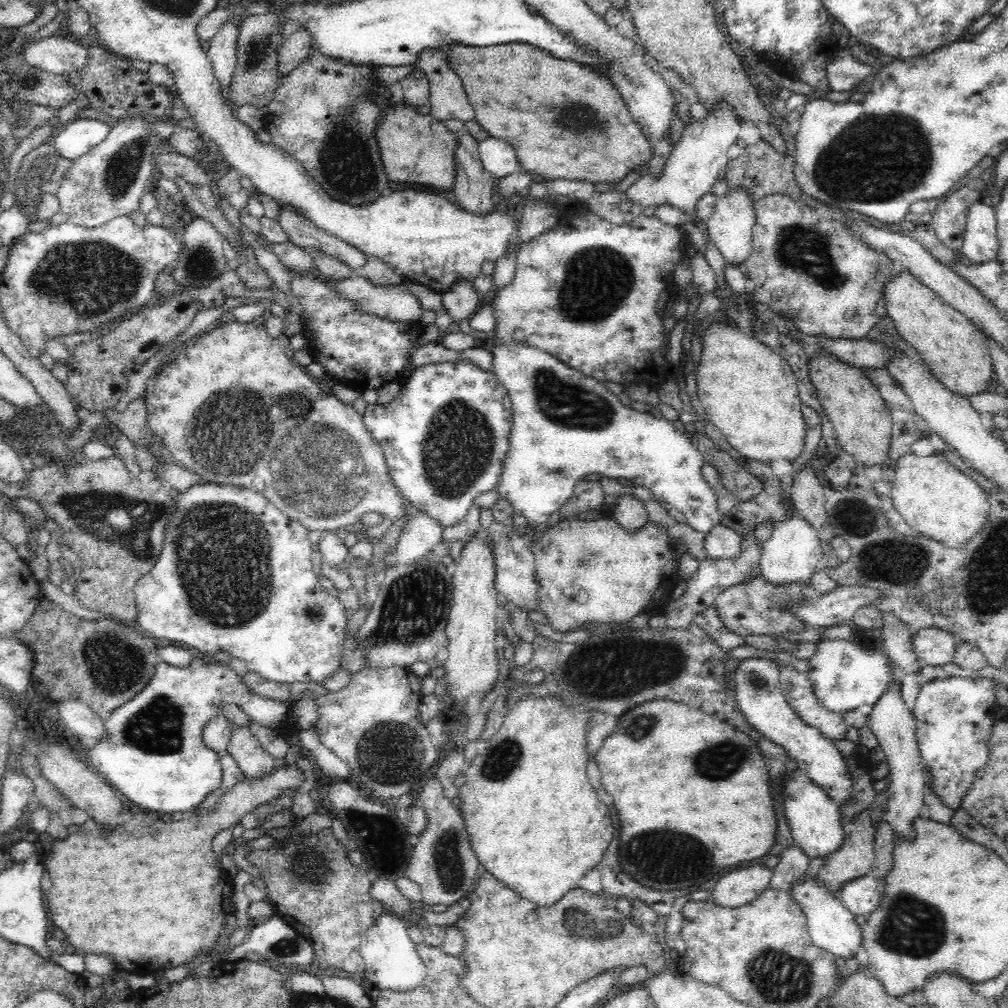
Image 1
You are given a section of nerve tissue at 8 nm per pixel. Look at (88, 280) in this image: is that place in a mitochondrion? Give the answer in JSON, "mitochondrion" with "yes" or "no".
{"mitochondrion":"yes"}

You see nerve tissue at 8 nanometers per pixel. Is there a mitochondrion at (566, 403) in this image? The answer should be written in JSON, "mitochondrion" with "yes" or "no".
{"mitochondrion":"yes"}

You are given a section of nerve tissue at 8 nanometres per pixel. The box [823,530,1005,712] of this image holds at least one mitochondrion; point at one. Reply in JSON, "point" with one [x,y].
{"point":[917,560]}

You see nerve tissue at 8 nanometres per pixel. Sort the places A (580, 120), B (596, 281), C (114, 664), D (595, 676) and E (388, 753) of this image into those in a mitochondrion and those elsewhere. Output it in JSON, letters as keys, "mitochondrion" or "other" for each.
{"A":"mitochondrion","B":"mitochondrion","C":"mitochondrion","D":"mitochondrion","E":"mitochondrion"}

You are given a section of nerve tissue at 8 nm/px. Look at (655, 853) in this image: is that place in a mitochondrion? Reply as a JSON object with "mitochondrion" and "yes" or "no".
{"mitochondrion":"yes"}

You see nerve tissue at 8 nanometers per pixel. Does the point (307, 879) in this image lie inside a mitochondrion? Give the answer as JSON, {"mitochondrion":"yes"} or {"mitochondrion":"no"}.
{"mitochondrion":"yes"}

